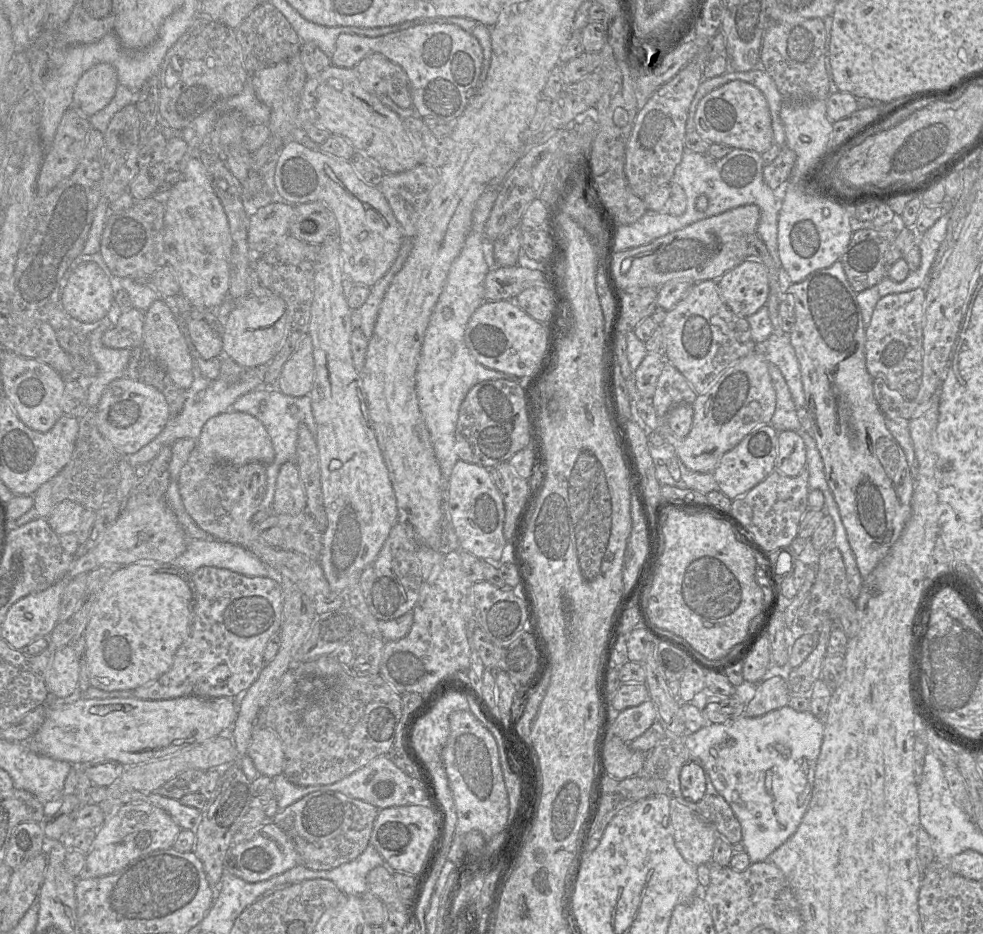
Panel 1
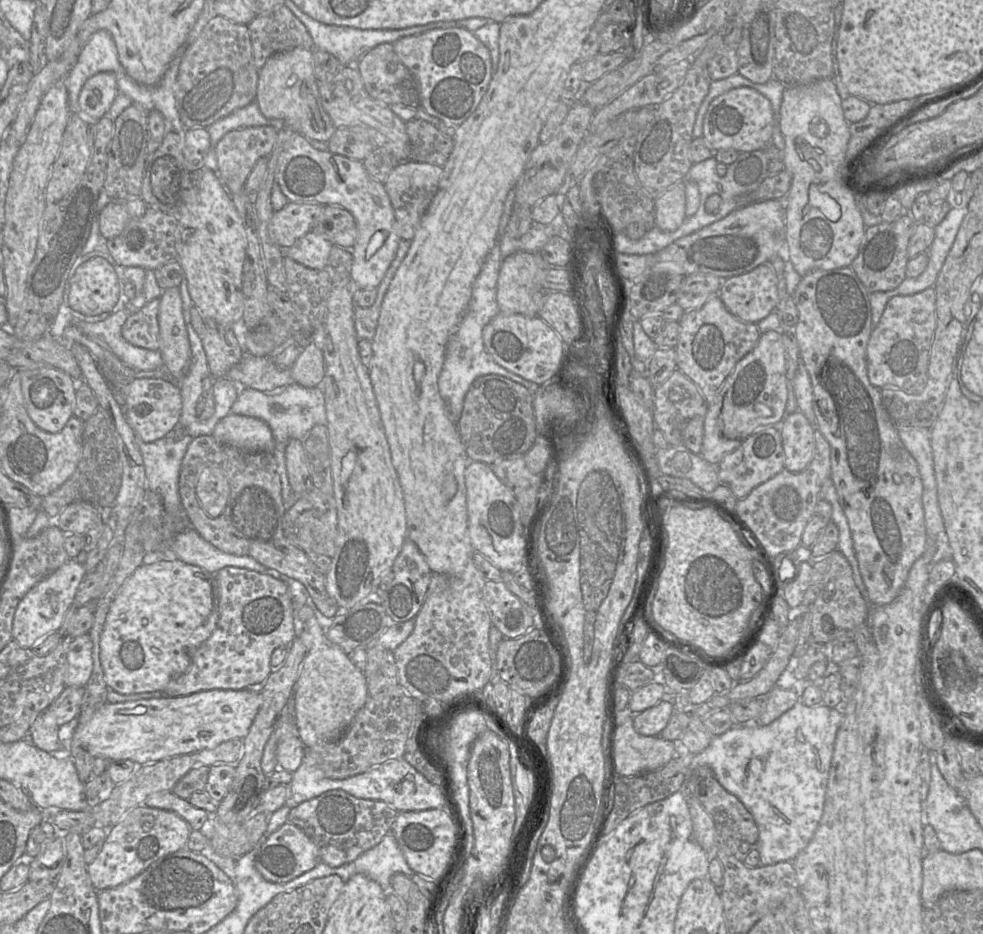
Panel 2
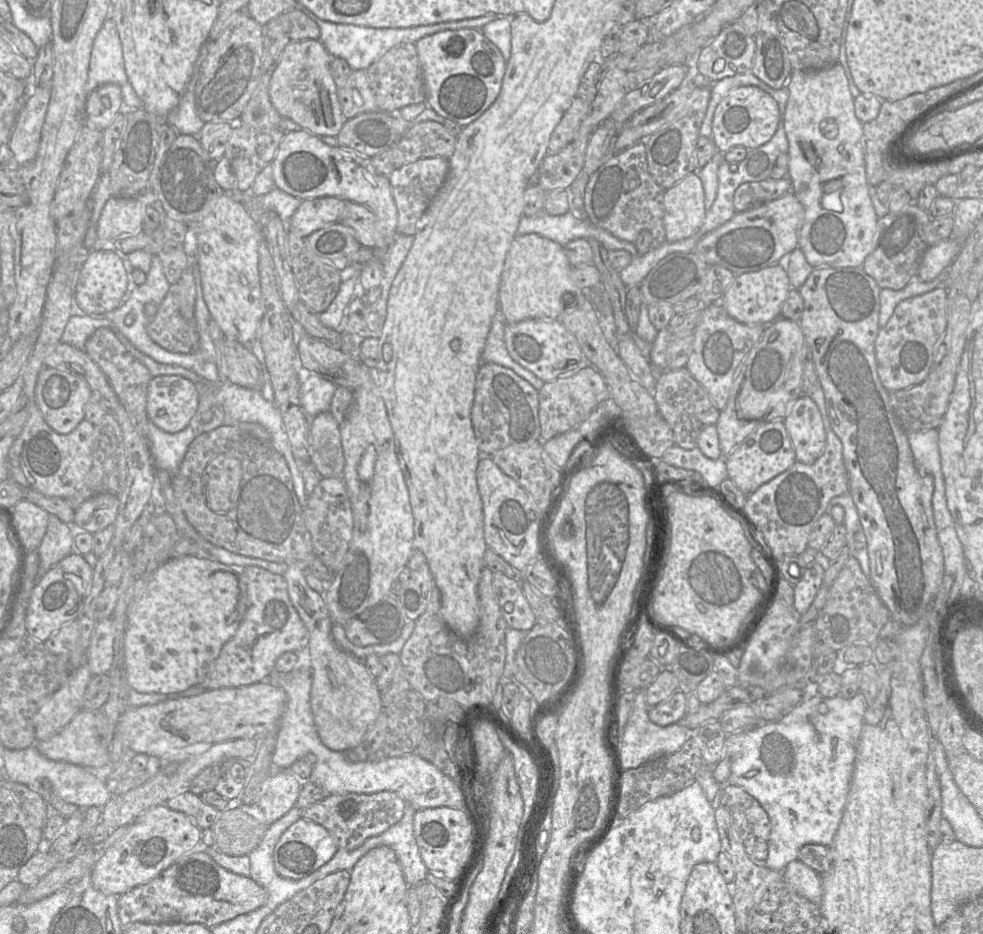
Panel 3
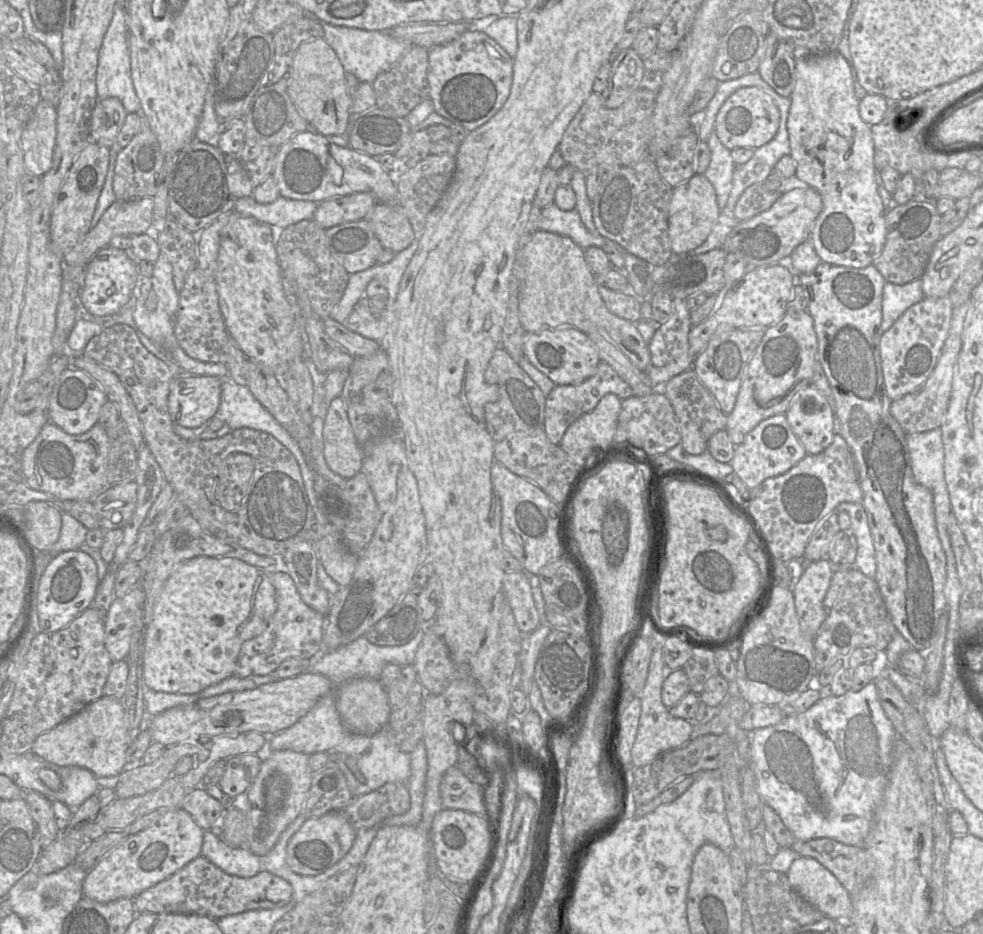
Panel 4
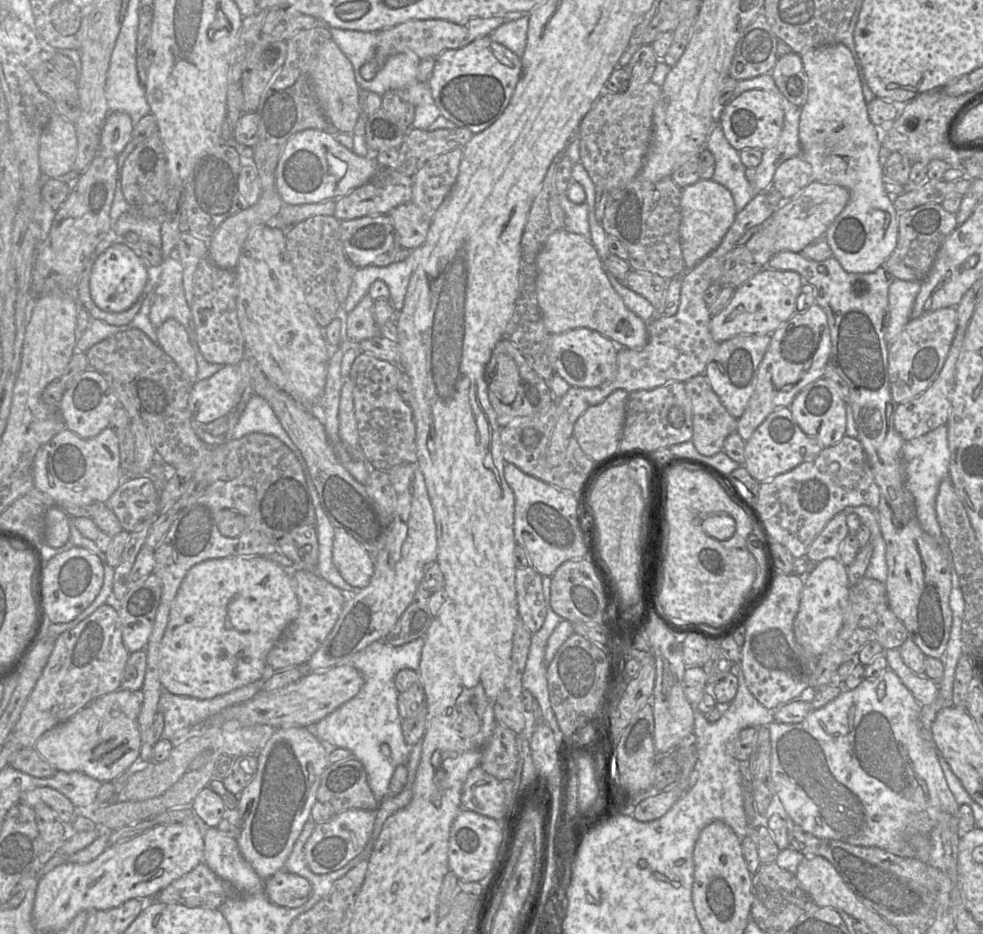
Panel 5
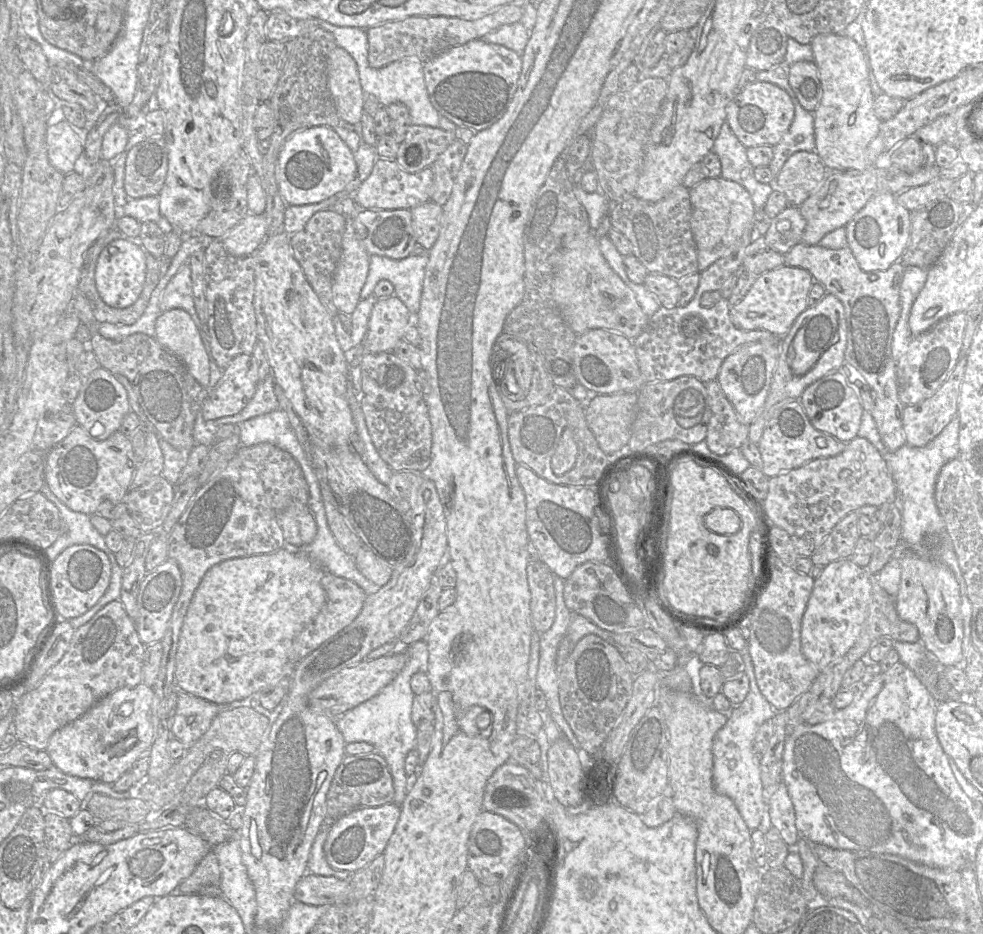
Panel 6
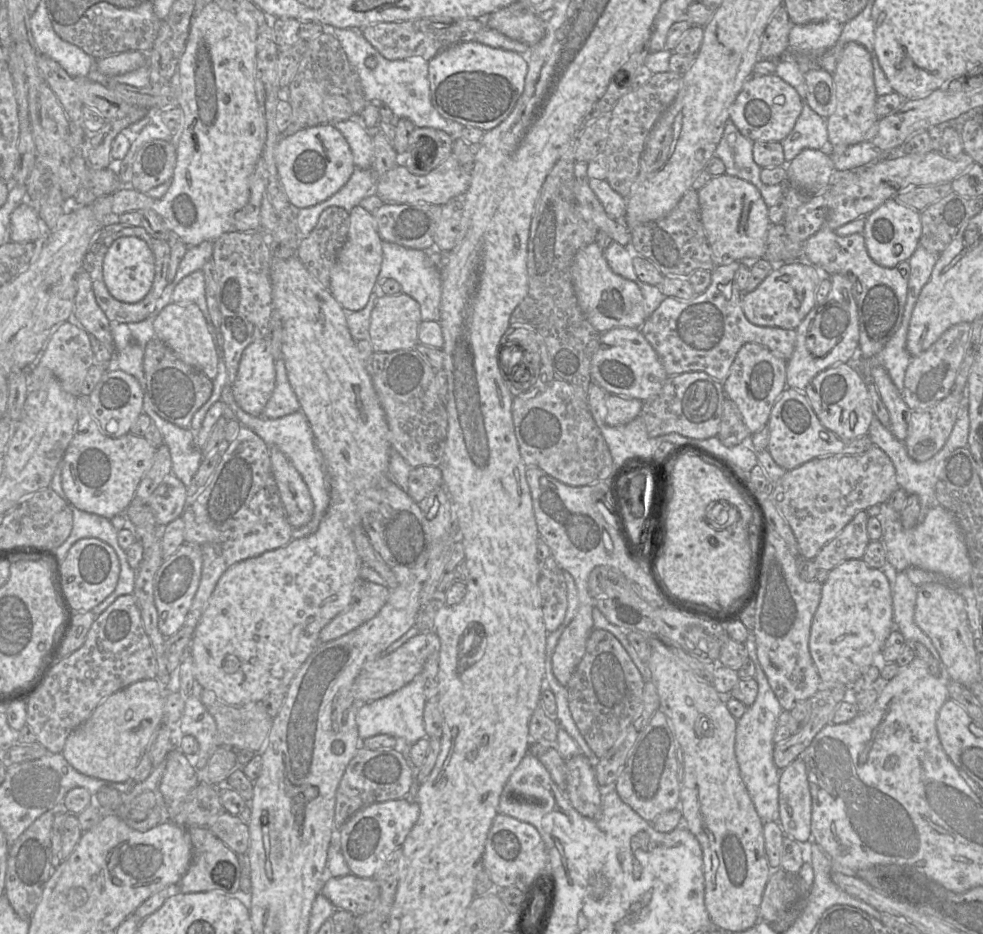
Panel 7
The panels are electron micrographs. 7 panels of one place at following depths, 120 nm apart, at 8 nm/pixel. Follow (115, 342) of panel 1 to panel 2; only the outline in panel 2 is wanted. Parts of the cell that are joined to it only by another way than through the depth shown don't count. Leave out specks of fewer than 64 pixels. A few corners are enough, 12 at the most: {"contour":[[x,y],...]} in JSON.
{"contour":[[159,298],[127,318],[122,336],[159,349]]}

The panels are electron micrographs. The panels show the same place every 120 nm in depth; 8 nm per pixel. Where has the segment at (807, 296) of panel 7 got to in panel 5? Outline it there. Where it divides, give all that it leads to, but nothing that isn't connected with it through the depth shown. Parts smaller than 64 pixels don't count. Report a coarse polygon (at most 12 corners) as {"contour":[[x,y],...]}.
{"contour":[[763,267],[709,328],[720,343],[772,334],[797,312],[803,278]]}

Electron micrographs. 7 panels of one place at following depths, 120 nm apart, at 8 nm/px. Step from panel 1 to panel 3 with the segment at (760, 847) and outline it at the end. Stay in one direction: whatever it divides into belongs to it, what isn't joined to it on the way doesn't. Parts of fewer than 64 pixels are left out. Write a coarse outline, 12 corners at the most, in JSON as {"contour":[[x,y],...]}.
{"contour":[[816,696],[745,733],[726,784],[766,868],[832,844],[867,708]]}

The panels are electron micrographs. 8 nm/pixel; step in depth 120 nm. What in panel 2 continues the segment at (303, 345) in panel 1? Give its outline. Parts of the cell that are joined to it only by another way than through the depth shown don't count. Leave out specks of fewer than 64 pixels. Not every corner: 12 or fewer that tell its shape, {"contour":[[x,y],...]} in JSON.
{"contour":[[308,342],[289,369],[294,383],[316,387],[324,376],[321,348]]}

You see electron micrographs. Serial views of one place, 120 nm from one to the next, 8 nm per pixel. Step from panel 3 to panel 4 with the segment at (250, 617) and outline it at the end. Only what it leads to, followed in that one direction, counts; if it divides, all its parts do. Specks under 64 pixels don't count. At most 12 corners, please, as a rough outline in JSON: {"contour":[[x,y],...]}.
{"contour":[[288,573],[267,576],[277,608],[242,644],[241,678],[268,675],[321,648],[327,617],[302,601]]}

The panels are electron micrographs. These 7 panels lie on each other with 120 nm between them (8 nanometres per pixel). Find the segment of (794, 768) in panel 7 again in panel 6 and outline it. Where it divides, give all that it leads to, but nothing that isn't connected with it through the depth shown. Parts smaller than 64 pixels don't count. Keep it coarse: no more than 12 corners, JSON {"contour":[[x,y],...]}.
{"contour":[[783,781],[764,788],[771,824],[787,845],[801,838]]}

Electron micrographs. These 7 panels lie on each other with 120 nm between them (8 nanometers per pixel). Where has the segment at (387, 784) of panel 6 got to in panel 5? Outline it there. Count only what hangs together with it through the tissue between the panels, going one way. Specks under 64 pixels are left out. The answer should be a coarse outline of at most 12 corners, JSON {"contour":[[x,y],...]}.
{"contour":[[352,755],[323,773],[311,810],[324,824],[379,802]]}

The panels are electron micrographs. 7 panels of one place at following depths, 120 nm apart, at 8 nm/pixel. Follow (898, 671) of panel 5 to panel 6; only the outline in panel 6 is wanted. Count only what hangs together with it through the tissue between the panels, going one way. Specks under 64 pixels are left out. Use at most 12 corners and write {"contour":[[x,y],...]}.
{"contour":[[894,642],[900,662],[913,671],[937,703],[939,661],[921,643]]}

